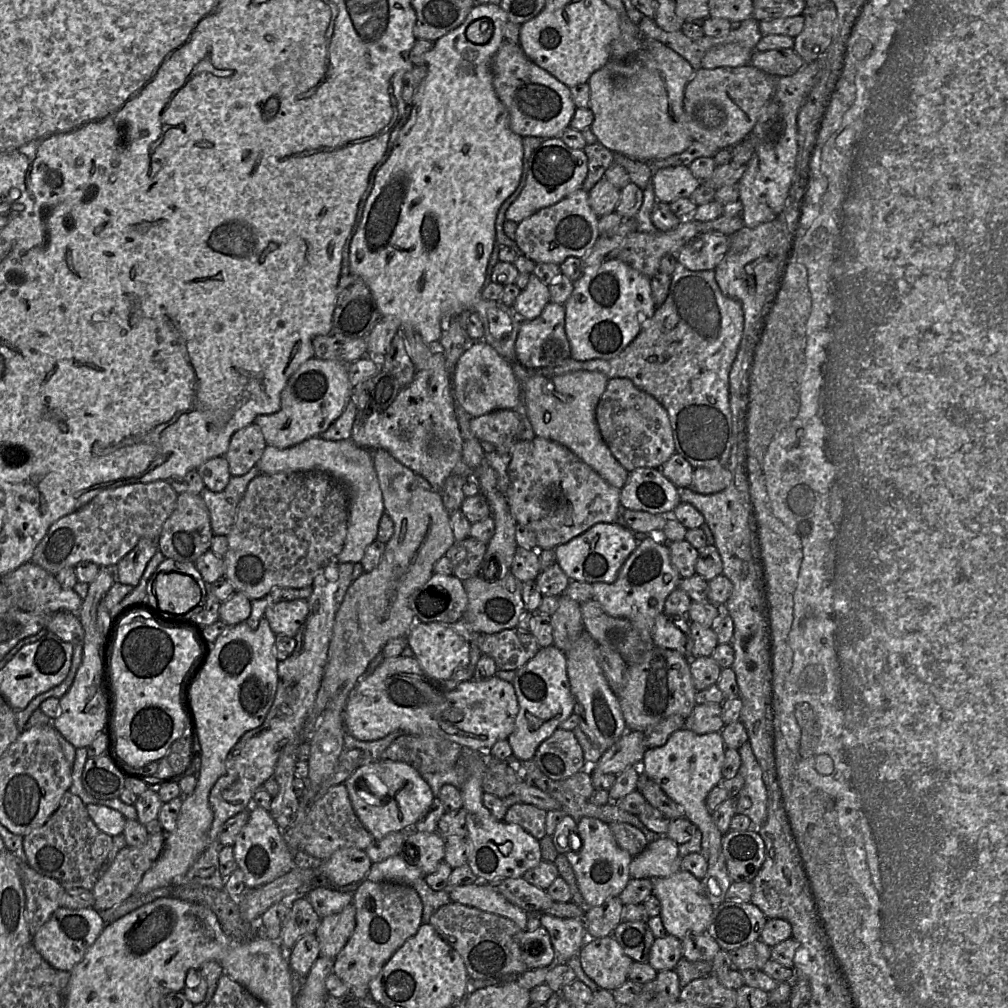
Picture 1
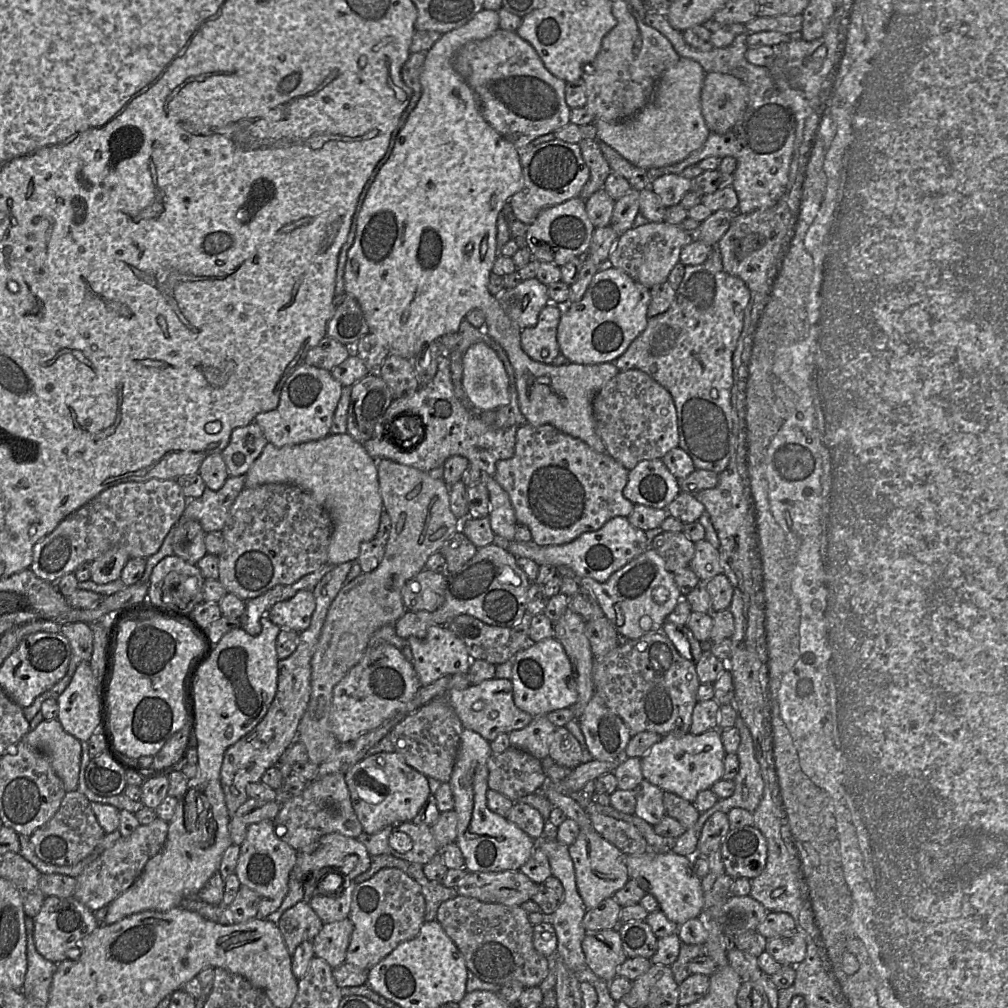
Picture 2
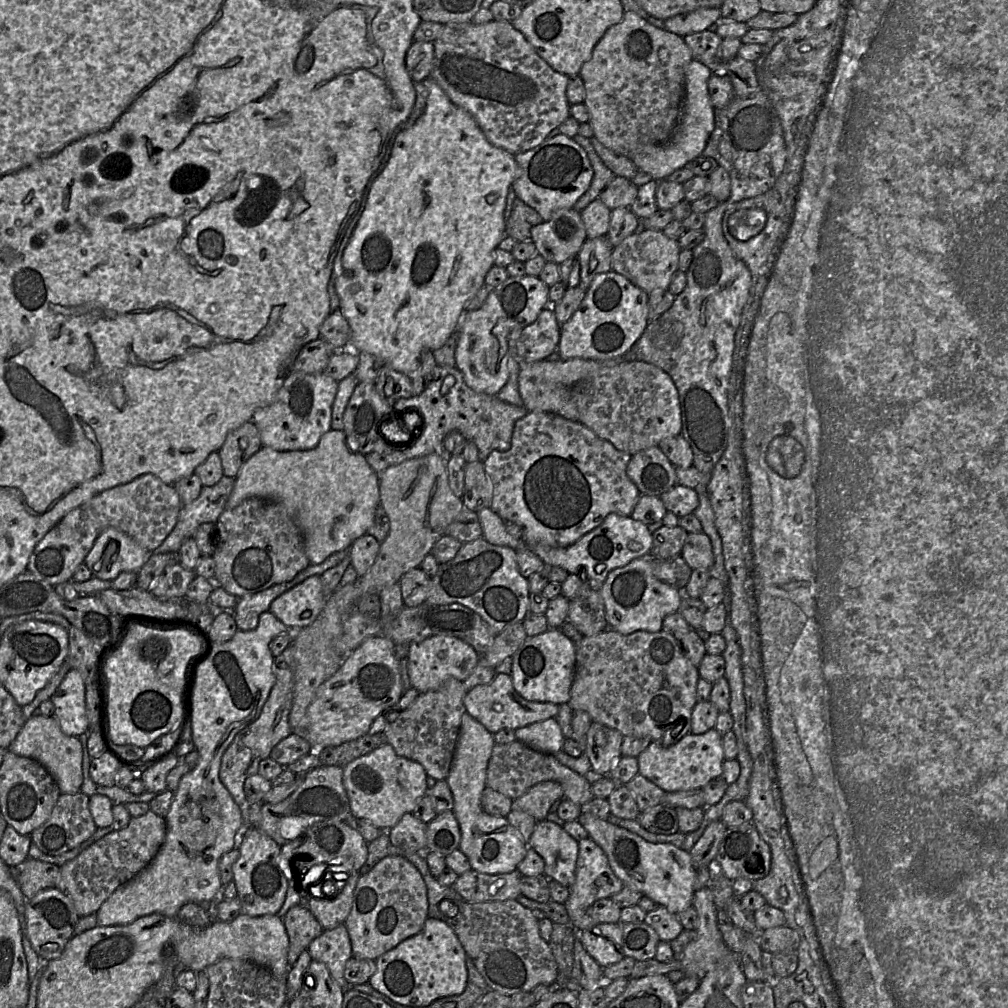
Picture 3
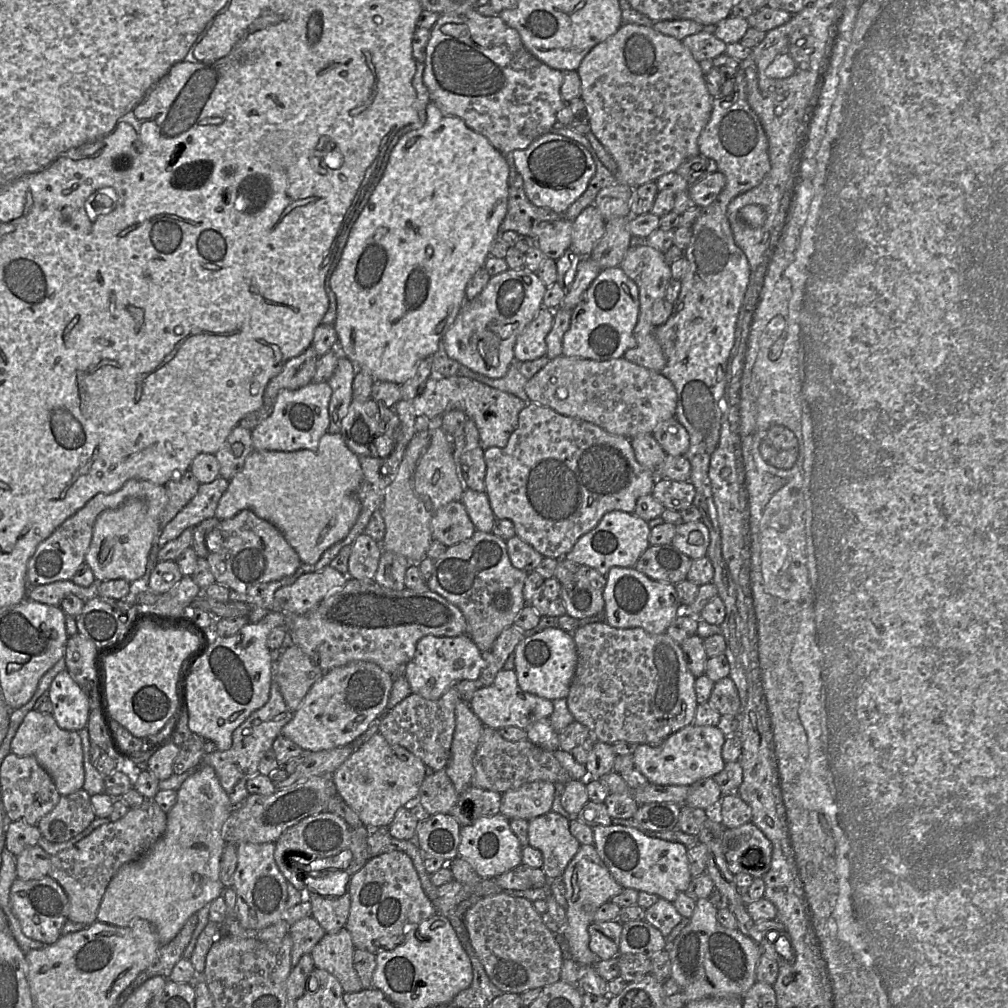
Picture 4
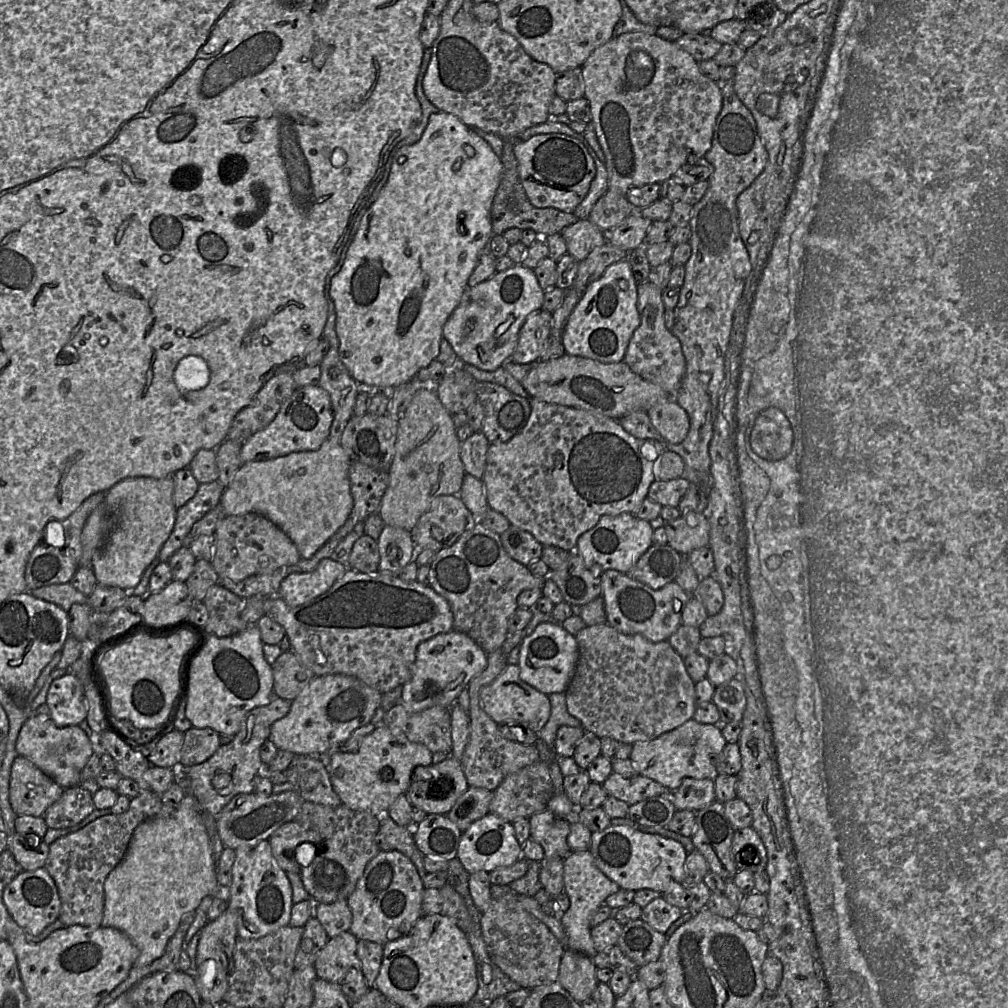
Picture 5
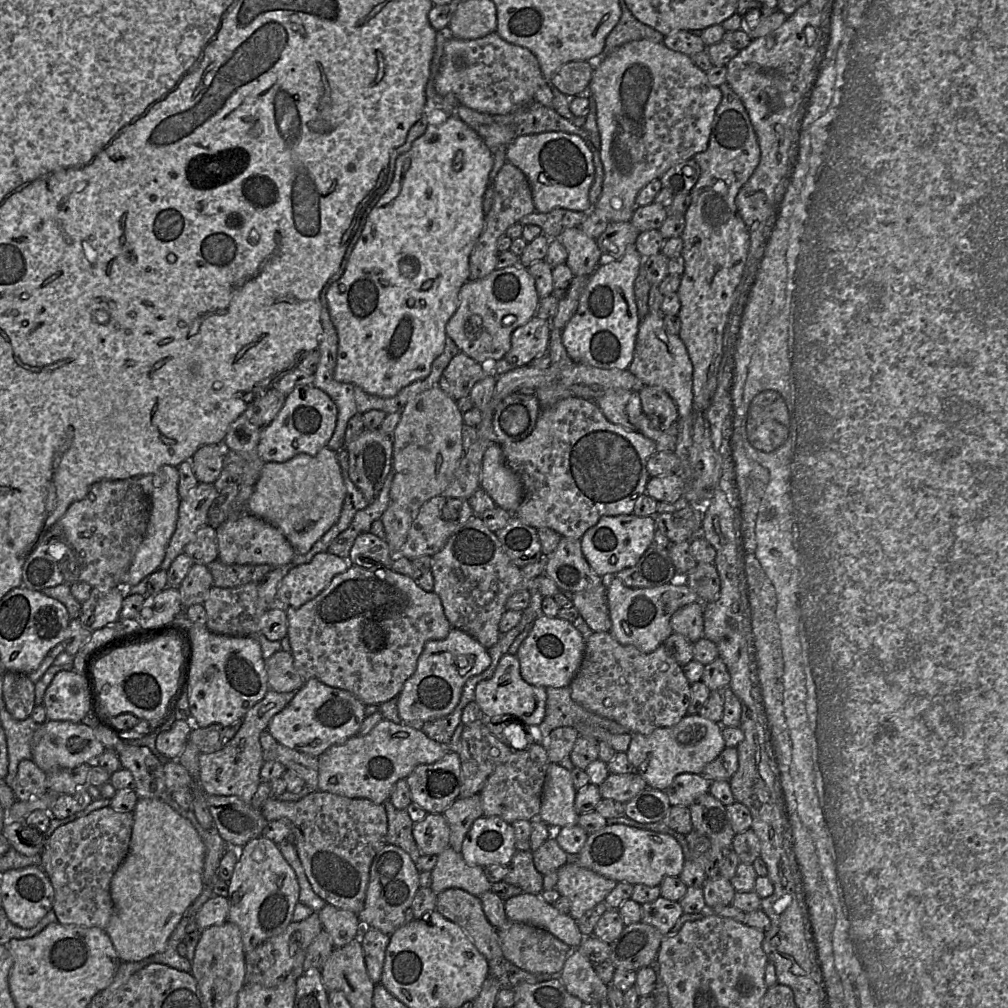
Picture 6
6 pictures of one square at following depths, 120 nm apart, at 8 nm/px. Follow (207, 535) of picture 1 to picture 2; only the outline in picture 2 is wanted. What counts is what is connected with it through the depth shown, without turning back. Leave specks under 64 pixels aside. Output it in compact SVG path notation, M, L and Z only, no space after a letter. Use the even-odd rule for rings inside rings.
M194 520L178 522L174 526L173 552L190 564L197 564L206 554L206 533Z

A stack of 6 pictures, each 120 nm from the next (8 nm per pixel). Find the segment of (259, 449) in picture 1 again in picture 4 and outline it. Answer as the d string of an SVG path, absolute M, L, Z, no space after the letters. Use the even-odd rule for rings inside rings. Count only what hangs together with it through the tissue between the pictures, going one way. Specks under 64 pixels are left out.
M236 425L214 453L219 463L219 476L230 481L241 471L253 450L251 431Z

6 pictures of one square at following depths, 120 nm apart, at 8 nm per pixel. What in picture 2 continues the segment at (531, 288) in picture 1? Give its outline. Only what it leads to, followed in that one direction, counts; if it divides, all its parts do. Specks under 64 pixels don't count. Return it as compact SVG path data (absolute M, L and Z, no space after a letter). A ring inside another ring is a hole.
M536 277L524 280L512 289L504 289L494 297L521 329L535 326L539 313L550 302L548 286Z

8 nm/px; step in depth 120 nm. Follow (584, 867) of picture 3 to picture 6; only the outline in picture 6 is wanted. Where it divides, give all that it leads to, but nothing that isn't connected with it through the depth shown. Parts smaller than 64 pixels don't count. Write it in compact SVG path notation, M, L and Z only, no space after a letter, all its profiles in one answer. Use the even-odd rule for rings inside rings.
M574 859L563 865L555 889L570 903L569 915L577 921L584 913L604 902L617 882L580 866Z

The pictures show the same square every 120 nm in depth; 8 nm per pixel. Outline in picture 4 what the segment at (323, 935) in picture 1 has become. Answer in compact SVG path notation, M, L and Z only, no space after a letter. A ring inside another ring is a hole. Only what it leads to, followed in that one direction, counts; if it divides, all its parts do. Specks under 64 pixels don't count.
M343 927L334 933L326 933L310 953L315 968L324 969L339 981L345 993L363 990L354 968L355 946L351 934Z

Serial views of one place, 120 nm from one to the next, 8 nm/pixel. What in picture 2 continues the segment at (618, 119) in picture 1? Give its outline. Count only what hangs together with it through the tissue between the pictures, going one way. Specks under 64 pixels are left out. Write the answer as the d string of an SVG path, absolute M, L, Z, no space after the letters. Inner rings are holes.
M681 57L662 74L652 100L635 115L617 123L594 120L597 139L609 145L632 165L646 170L684 160L703 146L710 133L701 108L705 74L697 61Z

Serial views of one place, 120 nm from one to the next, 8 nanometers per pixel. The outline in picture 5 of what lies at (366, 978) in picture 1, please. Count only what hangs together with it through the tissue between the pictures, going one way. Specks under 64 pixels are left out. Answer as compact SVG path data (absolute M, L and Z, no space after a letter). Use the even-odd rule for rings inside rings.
M381 851L372 858L347 899L353 919L350 927L358 940L369 940L382 945L408 933L423 915L422 897L425 887L414 863L400 851Z

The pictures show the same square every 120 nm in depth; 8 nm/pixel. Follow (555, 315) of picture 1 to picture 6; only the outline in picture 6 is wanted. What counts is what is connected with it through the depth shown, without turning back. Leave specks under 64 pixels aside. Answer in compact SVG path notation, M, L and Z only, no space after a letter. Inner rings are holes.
M533 316L511 335L511 347L504 359L514 367L529 365L530 362L549 349L551 319Z

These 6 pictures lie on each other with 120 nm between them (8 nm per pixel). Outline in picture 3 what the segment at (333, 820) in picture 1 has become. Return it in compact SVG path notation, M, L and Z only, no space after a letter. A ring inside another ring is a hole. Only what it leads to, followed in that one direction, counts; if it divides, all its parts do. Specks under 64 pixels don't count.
M320 765L301 777L300 785L285 800L276 804L263 804L255 827L282 846L297 839L315 823L328 820L346 821L352 815L343 784L343 767Z

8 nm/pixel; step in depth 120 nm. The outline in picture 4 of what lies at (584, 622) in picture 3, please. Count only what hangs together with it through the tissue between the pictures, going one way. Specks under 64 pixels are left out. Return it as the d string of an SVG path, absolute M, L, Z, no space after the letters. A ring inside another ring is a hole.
M580 565L574 578L561 585L560 598L566 614L578 620L593 617L604 611L606 576L594 568Z

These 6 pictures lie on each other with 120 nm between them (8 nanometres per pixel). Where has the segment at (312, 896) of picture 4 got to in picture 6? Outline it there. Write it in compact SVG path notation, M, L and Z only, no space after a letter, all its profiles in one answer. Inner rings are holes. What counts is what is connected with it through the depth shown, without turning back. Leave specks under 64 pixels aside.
M326 904L317 913L323 930L328 932L335 947L342 947L359 938L364 930L358 915L351 911Z

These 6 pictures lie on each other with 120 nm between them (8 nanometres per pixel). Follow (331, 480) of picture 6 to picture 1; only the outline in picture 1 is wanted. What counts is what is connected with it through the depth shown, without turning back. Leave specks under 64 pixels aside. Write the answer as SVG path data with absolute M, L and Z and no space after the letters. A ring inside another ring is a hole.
M312 437L286 449L267 445L255 466L260 474L322 472L341 483L348 494L348 527L338 562L361 562L367 546L376 540L379 521L384 513L371 450L356 445L352 439L327 441Z

